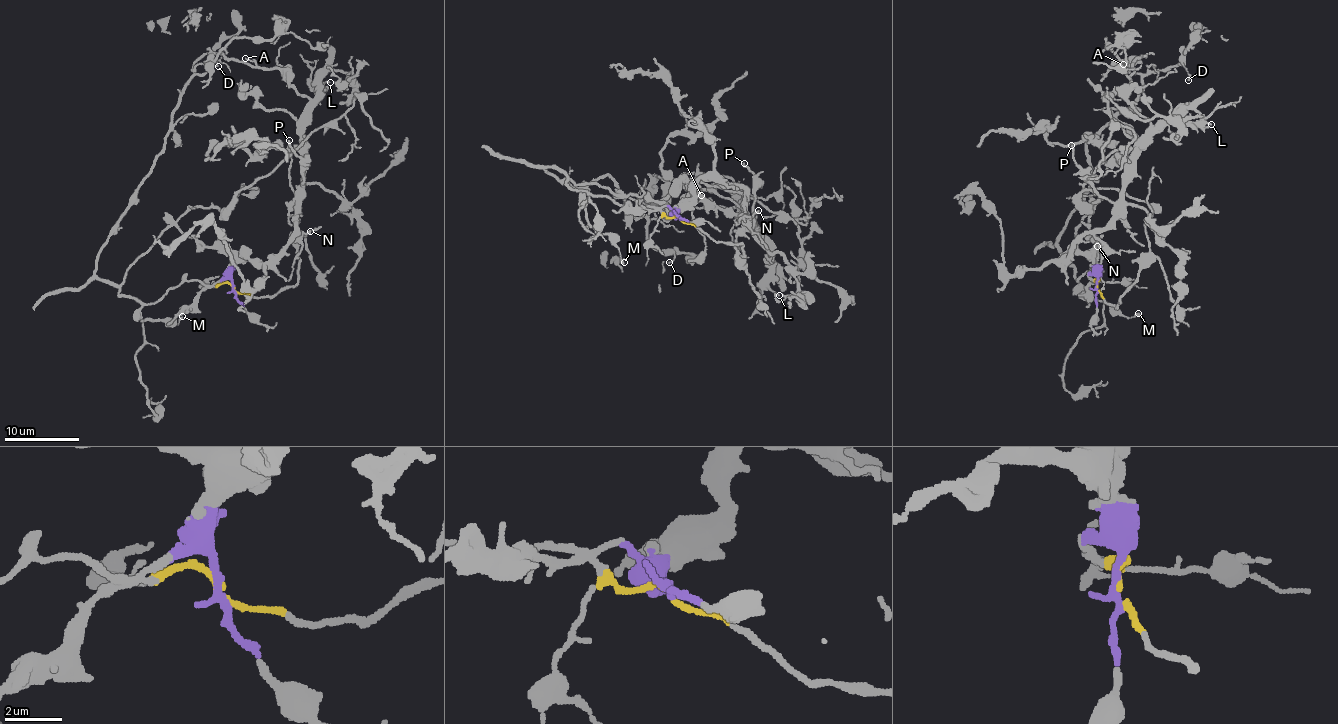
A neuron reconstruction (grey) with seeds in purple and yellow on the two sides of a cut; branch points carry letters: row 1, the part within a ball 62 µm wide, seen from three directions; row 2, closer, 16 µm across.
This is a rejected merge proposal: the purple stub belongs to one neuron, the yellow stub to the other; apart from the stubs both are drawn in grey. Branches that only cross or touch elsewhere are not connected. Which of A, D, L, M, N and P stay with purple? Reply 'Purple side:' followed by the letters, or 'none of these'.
Purple side: A, L, N, P

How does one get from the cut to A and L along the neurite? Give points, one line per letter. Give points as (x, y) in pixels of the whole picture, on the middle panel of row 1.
A: (680, 217), (693, 186), (715, 178), (744, 190), (745, 207), (761, 235), (742, 208), (715, 207), (701, 195)
L: (680, 217), (700, 179), (744, 190), (745, 215), (771, 257), (769, 287), (778, 296)

